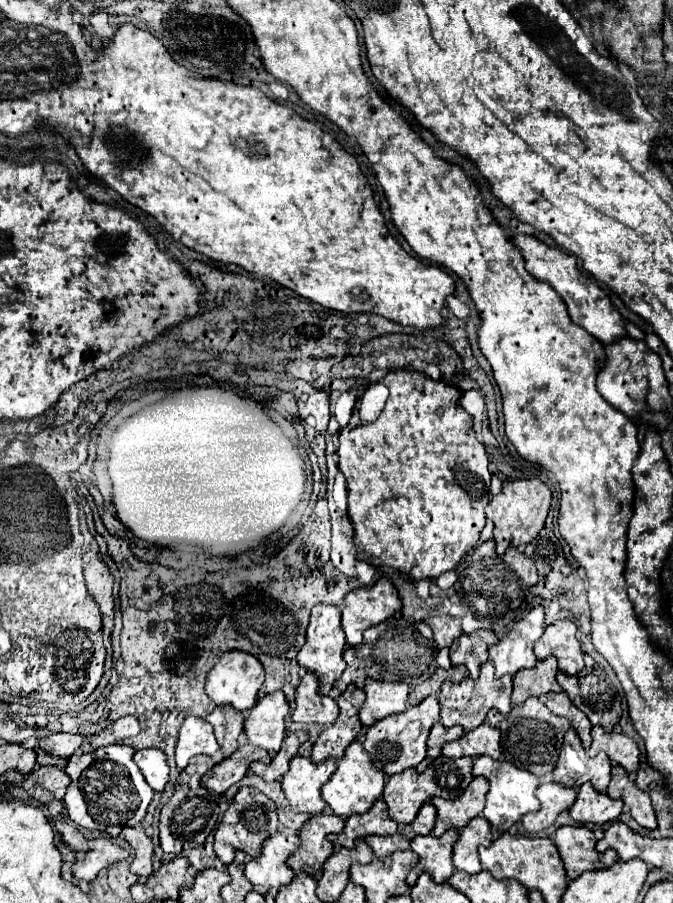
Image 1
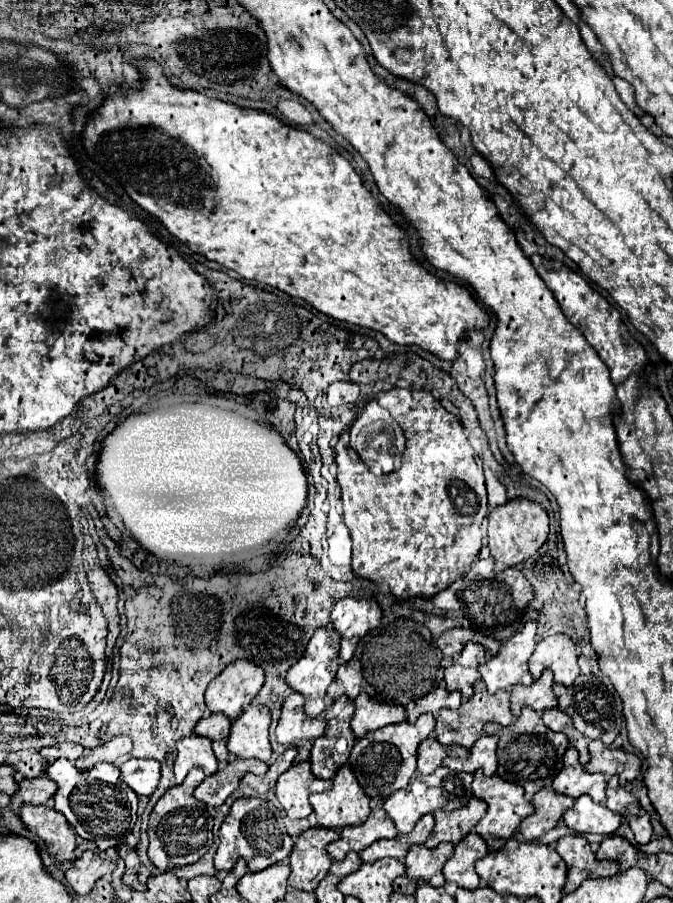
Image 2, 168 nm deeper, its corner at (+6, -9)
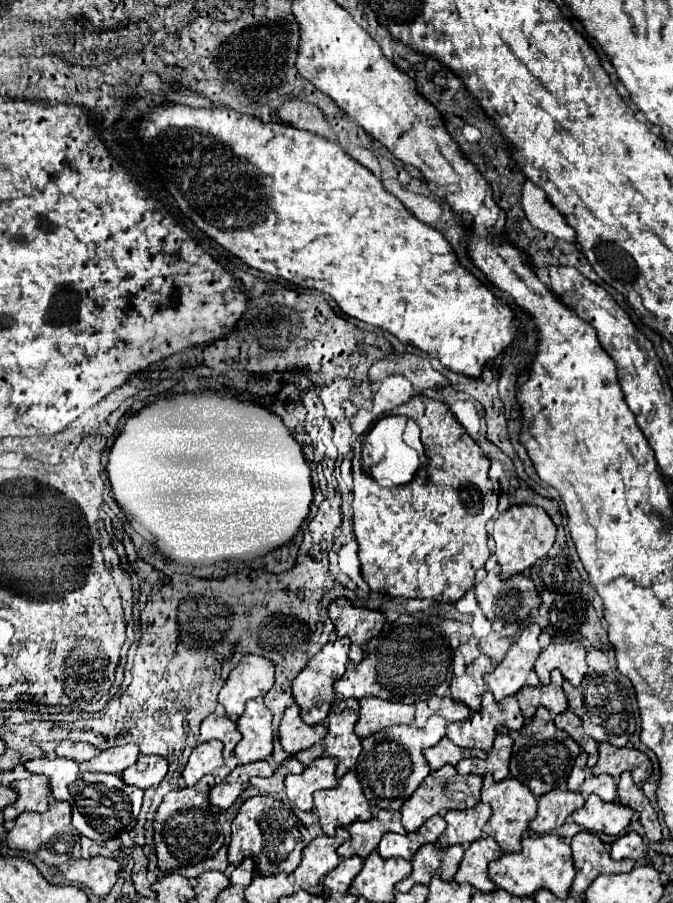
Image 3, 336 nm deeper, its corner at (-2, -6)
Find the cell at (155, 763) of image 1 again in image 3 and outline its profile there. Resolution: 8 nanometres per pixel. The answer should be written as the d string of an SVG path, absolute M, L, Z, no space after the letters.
M140 756L134 766L122 772L126 784L136 786L140 790L158 786L168 772L168 762L162 756Z

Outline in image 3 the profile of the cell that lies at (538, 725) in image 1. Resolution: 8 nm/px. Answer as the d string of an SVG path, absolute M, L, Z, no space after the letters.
M538 708L534 718L526 722L520 730L510 730L508 736L514 740L512 758L510 758L510 776L526 784L532 794L538 798L554 788L566 788L566 778L574 766L580 746L564 732L554 726L554 720L546 708Z

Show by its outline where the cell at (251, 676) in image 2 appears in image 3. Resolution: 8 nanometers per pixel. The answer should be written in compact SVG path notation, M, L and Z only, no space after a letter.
M244 656L240 664L230 672L226 684L218 694L218 702L226 714L238 720L244 712L244 704L250 698L264 696L274 684L274 664L266 658Z

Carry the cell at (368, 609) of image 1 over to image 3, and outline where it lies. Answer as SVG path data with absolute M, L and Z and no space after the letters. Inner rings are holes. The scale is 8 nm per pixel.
M336 598L336 600L338 602L332 602L328 606L330 620L334 622L336 634L340 638L348 636L352 640L350 660L360 662L364 656L362 646L370 638L378 636L378 632L382 630L384 622L386 622L386 614L382 610L370 610L370 608L354 606L348 598ZM338 604L342 604L342 606L338 606Z

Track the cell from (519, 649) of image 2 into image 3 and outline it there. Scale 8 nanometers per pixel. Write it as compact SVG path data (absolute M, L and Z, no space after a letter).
M530 624L524 628L520 638L510 644L504 660L486 674L484 680L496 700L516 694L522 686L540 686L540 680L534 672L534 662L540 654L540 626Z

